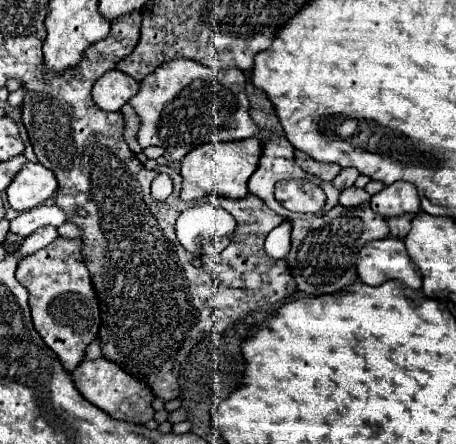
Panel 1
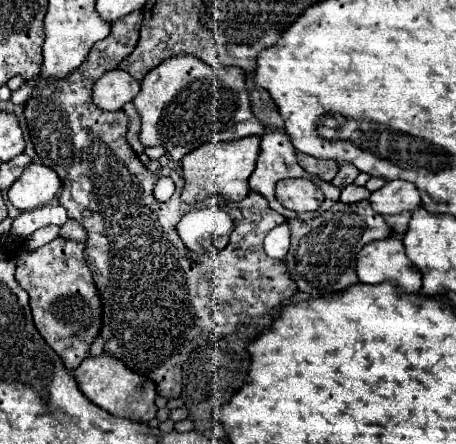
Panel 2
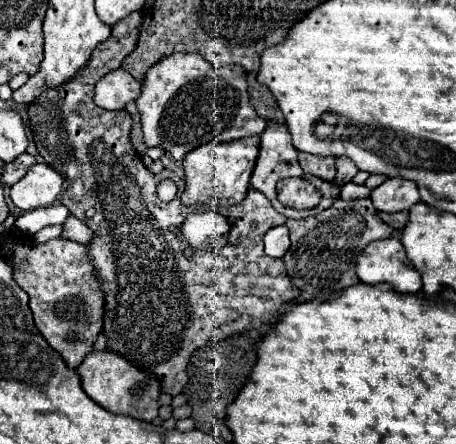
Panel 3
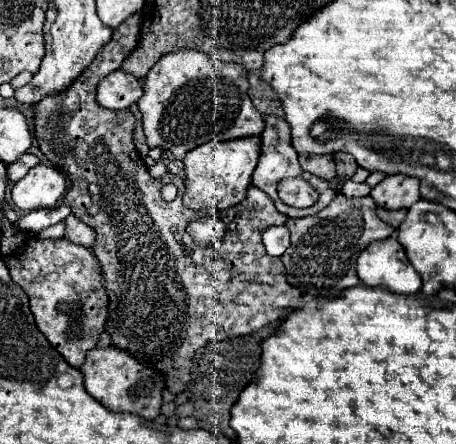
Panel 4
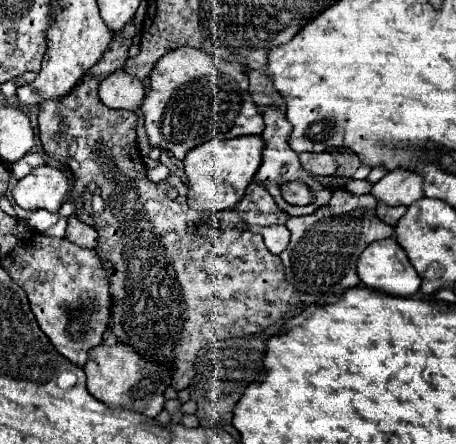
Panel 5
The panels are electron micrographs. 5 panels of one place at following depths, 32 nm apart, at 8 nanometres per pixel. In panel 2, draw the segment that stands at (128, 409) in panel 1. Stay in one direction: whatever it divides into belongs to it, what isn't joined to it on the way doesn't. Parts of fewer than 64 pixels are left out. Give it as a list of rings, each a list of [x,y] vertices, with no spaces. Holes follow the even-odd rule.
[[[100,354],[100,356],[88,356],[76,370],[74,376],[78,380],[80,390],[100,408],[108,410],[114,416],[122,416],[122,418],[130,418],[136,422],[150,422],[158,408],[154,404],[158,390],[156,390],[156,382],[148,380],[146,376],[130,370],[122,360],[116,360],[114,356],[108,354]]]

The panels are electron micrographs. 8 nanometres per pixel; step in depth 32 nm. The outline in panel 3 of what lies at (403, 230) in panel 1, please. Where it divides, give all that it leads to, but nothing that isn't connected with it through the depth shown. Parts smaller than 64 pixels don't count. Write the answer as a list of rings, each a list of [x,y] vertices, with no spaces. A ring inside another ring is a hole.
[[[378,212],[378,214],[380,214],[380,218],[382,218],[386,224],[390,224],[394,230],[402,230],[402,226],[404,226],[406,220],[408,220],[408,212],[394,212],[394,214]]]

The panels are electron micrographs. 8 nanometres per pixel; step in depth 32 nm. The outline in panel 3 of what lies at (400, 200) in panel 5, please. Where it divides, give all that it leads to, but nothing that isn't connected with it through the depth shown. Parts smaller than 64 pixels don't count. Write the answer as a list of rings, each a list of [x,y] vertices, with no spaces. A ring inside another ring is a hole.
[[[394,176],[392,180],[386,180],[370,194],[376,210],[382,212],[400,212],[410,210],[416,202],[420,202],[420,194],[416,188],[416,182],[404,180],[400,176]]]

